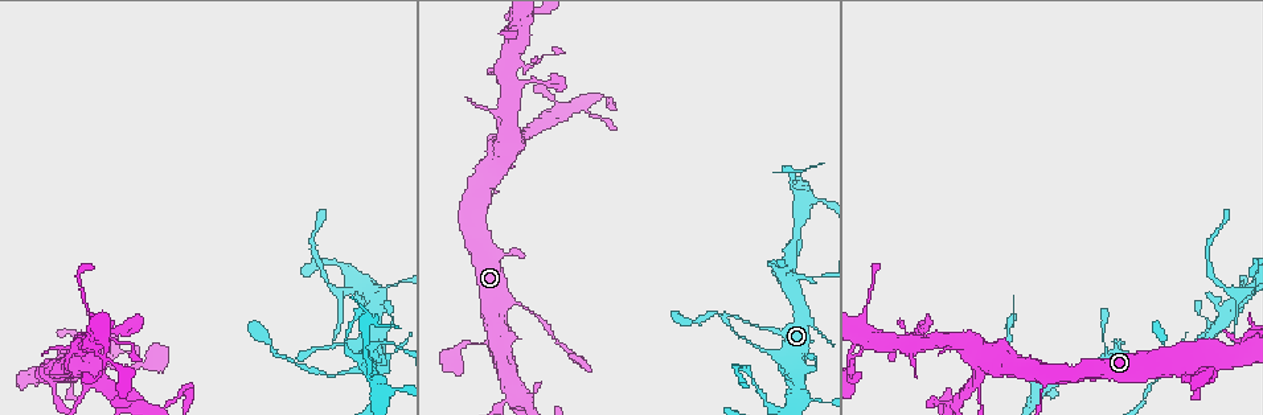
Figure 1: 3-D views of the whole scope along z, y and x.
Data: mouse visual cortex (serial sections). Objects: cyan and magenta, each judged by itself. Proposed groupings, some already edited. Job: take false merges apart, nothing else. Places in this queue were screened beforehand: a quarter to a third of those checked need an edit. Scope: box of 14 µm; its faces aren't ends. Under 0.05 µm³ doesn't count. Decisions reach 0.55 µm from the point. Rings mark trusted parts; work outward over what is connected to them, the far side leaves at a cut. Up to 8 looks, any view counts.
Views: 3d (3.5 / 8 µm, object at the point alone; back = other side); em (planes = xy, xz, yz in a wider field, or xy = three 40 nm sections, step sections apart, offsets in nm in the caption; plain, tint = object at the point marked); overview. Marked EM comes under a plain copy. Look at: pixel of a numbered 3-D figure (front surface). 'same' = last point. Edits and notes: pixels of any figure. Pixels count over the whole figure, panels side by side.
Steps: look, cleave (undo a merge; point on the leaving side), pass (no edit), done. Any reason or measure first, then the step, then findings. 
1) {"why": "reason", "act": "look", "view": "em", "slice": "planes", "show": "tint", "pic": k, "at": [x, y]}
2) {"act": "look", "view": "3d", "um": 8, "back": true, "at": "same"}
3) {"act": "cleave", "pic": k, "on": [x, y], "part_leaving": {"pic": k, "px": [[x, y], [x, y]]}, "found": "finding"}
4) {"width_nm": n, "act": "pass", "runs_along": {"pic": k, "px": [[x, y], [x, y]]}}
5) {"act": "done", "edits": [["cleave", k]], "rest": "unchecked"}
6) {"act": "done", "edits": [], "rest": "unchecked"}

{"why": "sharp bend", "act": "look", "view": "3d", "um": 3.5, "pic": 1, "at": [931, 340]}

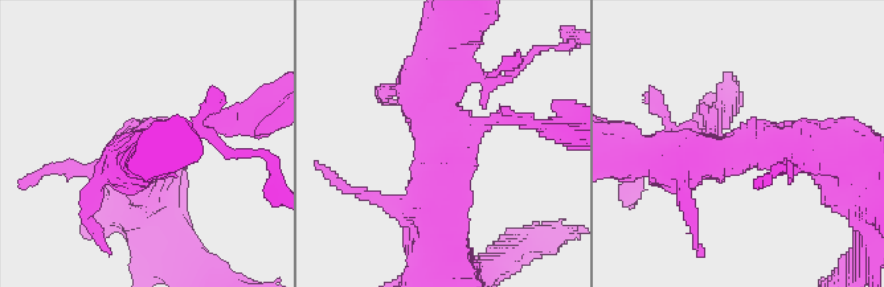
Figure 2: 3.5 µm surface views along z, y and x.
{"arms": 3, "arm_widths_nm": [150, 500, 500], "why": "need the tissue", "act": "look", "view": "em", "slice": "planes", "show": "tint", "pic": 2, "at": [735, 152]}

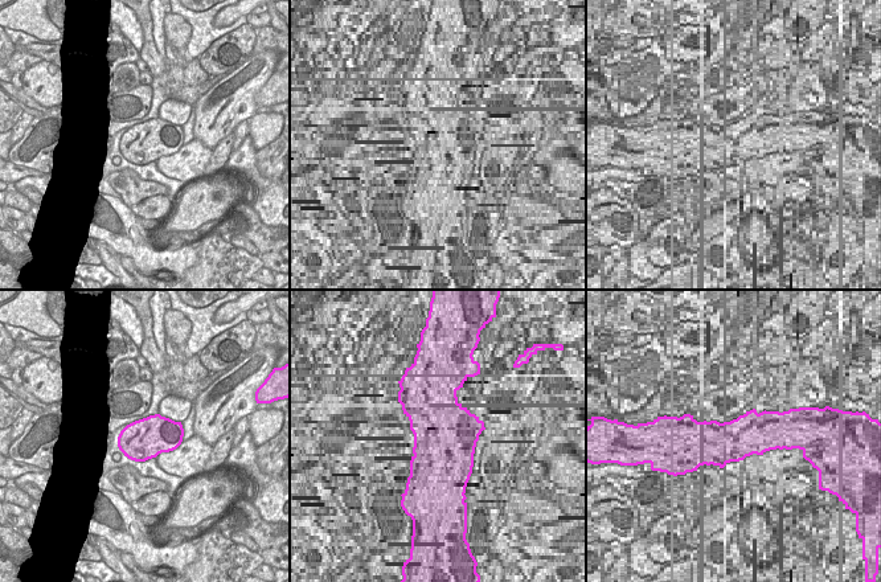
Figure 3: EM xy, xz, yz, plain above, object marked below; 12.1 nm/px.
{"act": "pass", "found": "one cell here"}

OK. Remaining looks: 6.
{"why": "sudden change in width", "act": "look", "view": "em", "slice": "xy", "step": 1, "show": "tint", "pic": 1, "at": [345, 371]}

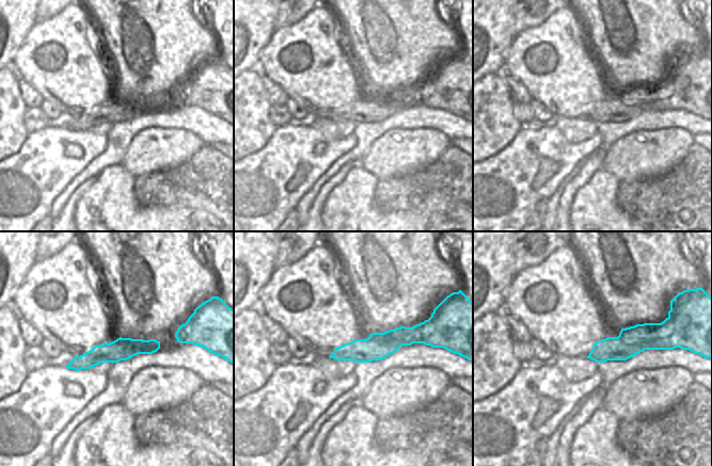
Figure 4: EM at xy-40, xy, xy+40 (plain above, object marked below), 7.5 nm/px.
{"why": "see where the arms go", "act": "look", "view": "3d", "um": 3.5, "at": "same"}

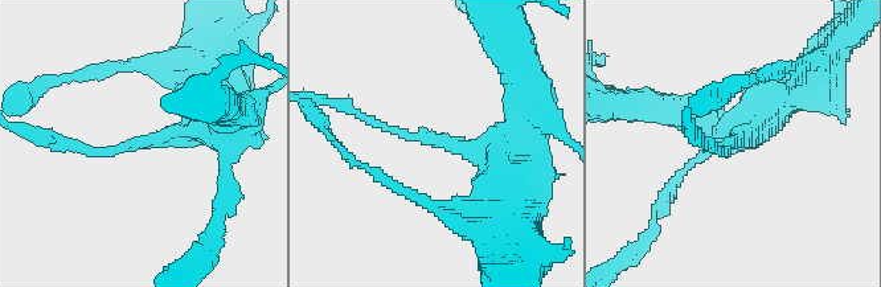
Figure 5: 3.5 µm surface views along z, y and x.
{"act": "pass", "runs_along": {"pic": 5, "px": [[515, 160], [405, 136], [353, 113]]}, "found": "one cell here"}

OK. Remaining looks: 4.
{"why": "a fork", "act": "look", "view": "3d", "um": 8, "back": true, "pic": 1, "at": [361, 361]}

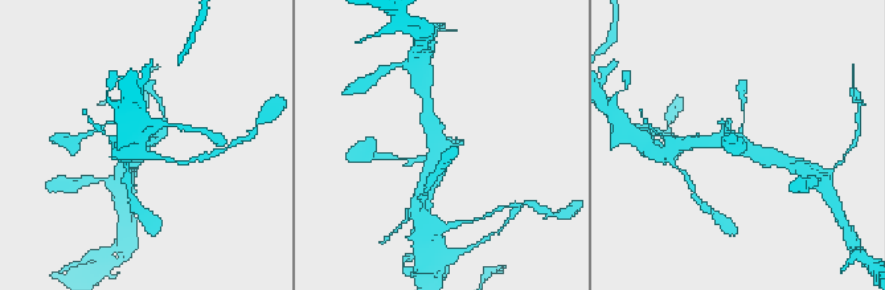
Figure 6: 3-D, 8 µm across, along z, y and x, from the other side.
{"why": "closer look", "act": "look", "view": "3d", "um": 3.5, "pic": 6, "at": [438, 147]}

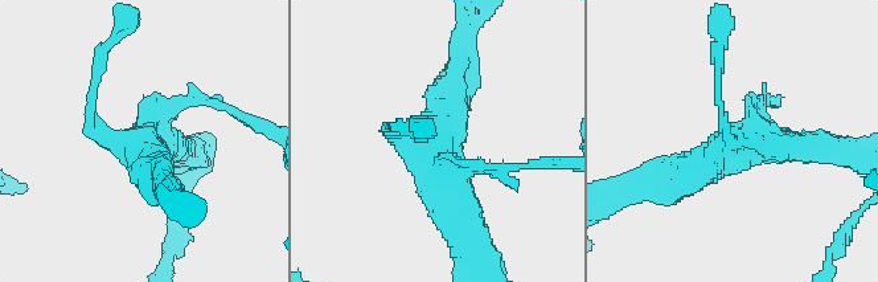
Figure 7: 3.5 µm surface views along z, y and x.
{"act": "look", "view": "em", "slice": "xy", "step": 2, "show": "tint", "pic": 7, "at": [145, 146]}

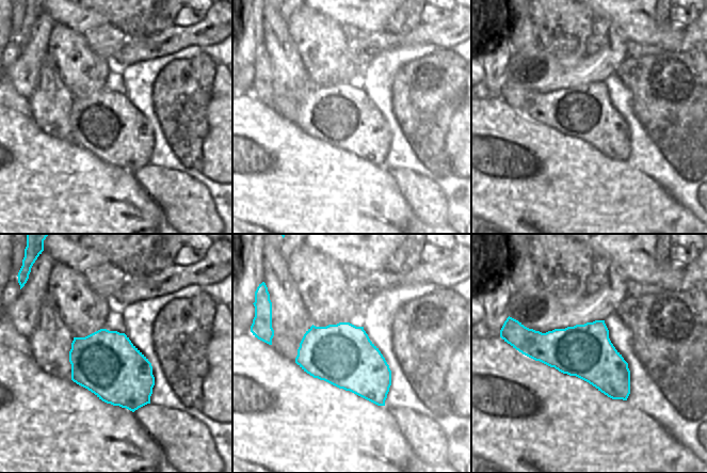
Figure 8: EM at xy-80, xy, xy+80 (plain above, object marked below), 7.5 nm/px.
{"act": "pass", "runs_along": {"pic": 7, "px": [[813, 151], [722, 147], [661, 188]]}, "found": "continuous, no second cell"}

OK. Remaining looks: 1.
{"act": "done", "edits": [], "rest": "unchecked"}

